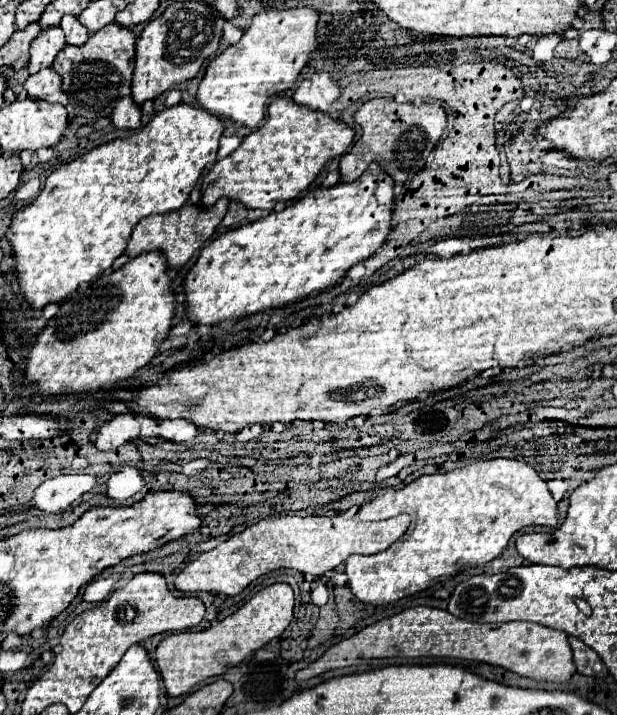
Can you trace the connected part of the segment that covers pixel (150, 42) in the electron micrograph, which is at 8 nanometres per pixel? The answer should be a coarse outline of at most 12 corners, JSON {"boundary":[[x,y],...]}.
{"boundary":[[172,3],[136,41],[130,95],[142,105],[194,79],[224,17]]}

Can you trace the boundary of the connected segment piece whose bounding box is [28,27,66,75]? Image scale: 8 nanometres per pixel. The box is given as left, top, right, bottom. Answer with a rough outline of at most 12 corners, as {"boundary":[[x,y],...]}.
{"boundary":[[60,27],[30,45],[30,75],[52,67],[66,45]]}

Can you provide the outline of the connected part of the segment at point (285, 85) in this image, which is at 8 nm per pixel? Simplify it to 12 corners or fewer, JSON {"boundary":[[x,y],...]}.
{"boundary":[[268,9],[214,57],[206,111],[258,127],[318,47],[318,11]]}

